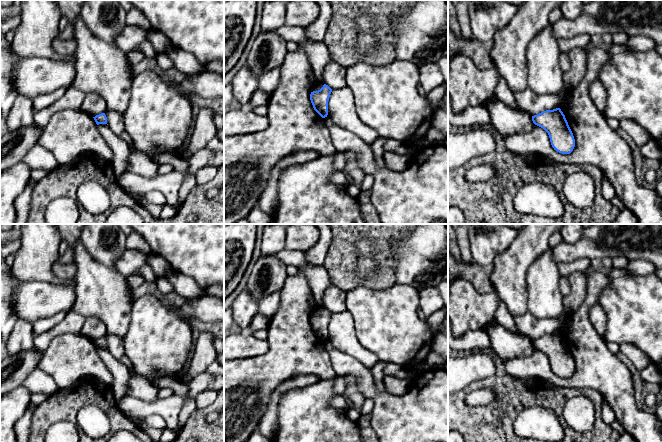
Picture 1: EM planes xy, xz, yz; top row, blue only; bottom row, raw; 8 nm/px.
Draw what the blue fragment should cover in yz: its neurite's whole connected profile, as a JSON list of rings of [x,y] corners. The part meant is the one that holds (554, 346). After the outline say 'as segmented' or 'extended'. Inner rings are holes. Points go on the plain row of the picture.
[[[560,332],[534,339],[532,345],[548,357],[554,374],[562,378],[570,378],[573,375],[575,363]]]; as segmented

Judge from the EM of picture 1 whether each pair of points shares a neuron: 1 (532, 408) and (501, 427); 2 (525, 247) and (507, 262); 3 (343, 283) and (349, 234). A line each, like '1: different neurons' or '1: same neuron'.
1: different neurons
2: same neuron
3: same neuron

